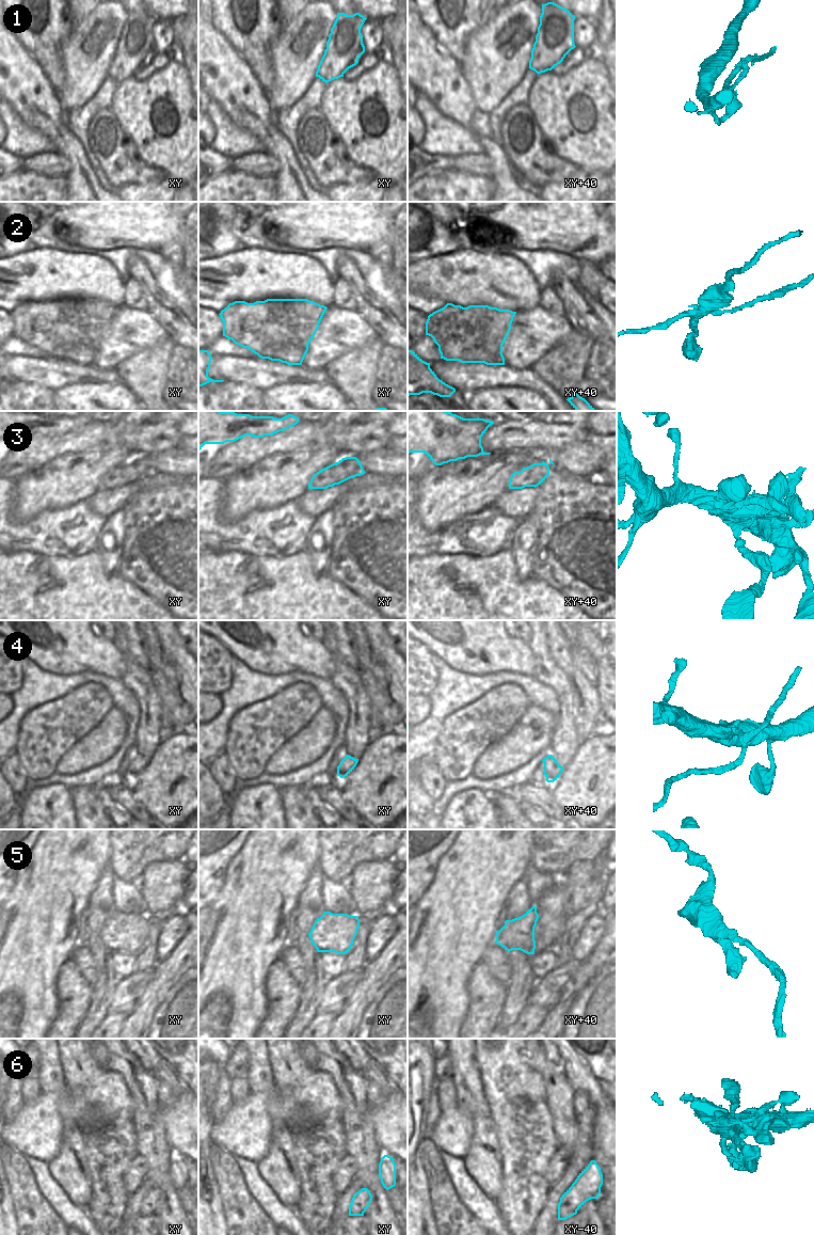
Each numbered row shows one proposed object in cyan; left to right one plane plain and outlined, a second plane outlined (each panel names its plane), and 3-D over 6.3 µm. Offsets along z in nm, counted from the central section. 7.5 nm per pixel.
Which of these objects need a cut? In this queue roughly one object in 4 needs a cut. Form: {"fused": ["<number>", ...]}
{"fused": ["1", "2", "4"]}

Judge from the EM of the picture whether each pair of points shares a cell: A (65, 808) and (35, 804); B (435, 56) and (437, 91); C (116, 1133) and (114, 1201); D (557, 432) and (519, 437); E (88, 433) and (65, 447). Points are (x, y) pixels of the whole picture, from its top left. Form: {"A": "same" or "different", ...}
{"A": "same", "B": "same", "C": "same", "D": "same", "E": "same"}

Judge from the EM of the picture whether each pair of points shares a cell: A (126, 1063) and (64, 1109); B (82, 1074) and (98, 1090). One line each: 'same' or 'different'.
A: different
B: different

